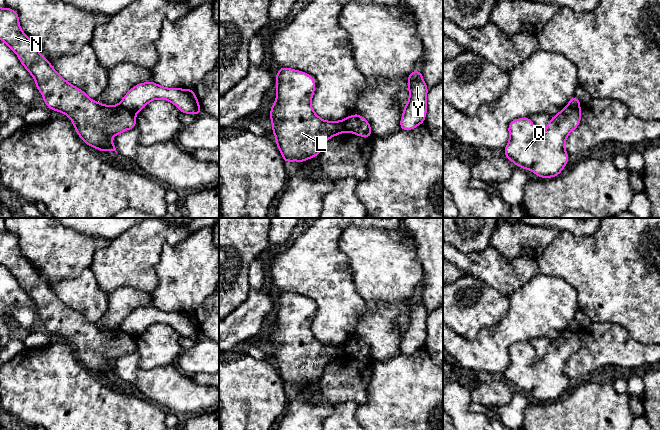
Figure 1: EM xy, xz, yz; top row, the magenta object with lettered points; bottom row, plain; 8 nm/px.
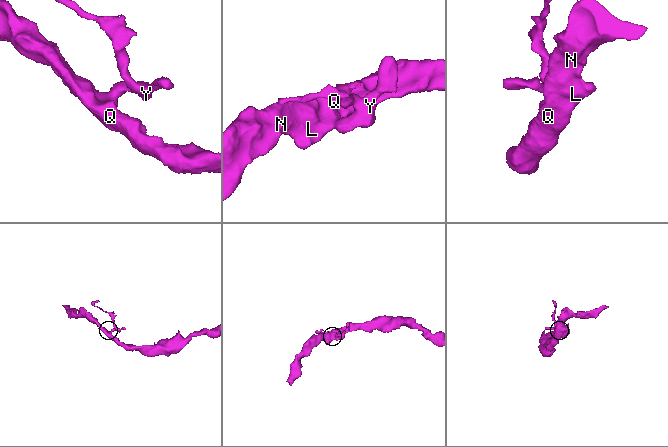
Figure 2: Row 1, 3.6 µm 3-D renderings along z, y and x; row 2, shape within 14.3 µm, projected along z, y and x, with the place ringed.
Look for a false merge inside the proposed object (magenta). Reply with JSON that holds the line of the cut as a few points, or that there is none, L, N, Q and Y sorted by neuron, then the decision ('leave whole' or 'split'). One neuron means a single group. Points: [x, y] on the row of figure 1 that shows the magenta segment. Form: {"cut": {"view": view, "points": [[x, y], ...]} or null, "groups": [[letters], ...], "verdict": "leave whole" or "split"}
{"cut": {"view": "xy", "points": [[119, 104], [135, 114]]}, "groups": [["L", "N", "Q"], ["Y"]], "verdict": "split"}

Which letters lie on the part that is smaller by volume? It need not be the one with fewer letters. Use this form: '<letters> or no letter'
Y

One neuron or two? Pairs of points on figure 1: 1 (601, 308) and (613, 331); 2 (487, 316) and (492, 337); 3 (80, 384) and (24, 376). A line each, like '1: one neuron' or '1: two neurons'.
1: two neurons
2: two neurons
3: one neuron

